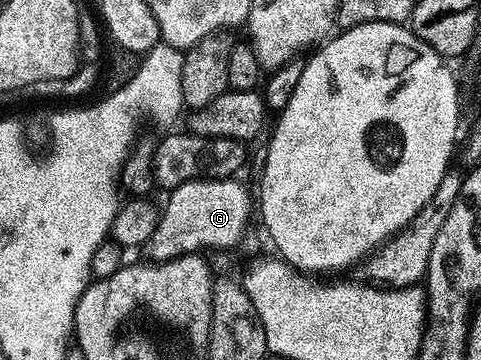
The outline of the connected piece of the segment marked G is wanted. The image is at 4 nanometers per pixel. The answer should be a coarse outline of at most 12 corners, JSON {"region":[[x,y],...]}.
{"region":[[205,176],[169,191],[149,257],[226,250],[246,234],[250,194]]}

